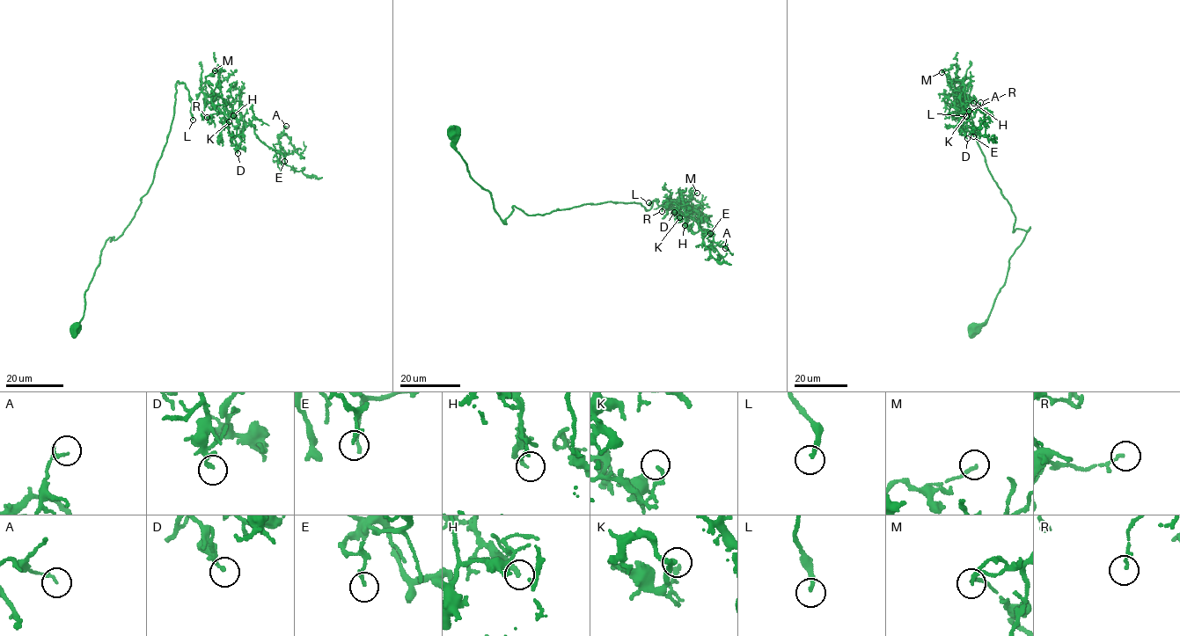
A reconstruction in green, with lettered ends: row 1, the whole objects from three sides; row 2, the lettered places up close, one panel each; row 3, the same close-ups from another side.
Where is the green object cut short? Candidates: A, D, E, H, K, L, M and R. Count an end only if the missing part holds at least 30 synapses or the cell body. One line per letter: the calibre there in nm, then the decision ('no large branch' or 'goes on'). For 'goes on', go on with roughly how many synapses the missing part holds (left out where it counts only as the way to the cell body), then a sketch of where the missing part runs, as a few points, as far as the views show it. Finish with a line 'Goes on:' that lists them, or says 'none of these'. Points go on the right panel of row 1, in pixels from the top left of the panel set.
A: 160 nm thick; no large branch
D: 140 nm thick; no large branch
E: 180 nm thick; no large branch
H: 180 nm thick; no large branch
K: 170 nm thick; no large branch
L: 170 nm thick; goes on; about 80 synapses; missing branch runs (966, 116), (965, 127), (969, 130), (985, 125)
M: 160 nm thick; no large branch
R: 90 nm thick; no large branch
Goes on: L

